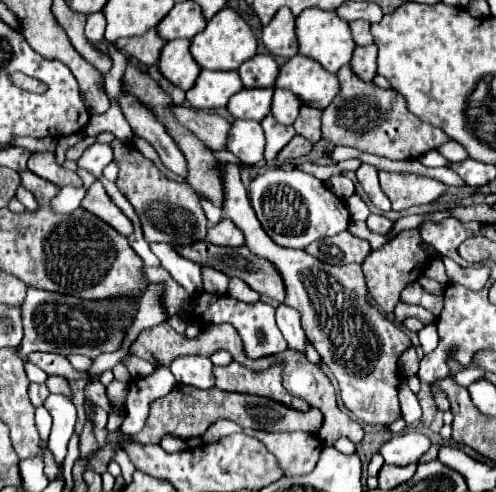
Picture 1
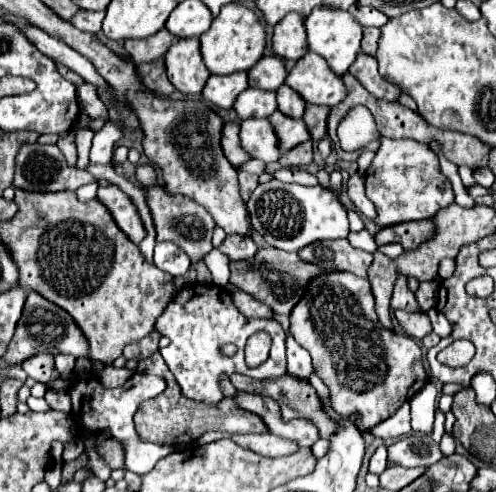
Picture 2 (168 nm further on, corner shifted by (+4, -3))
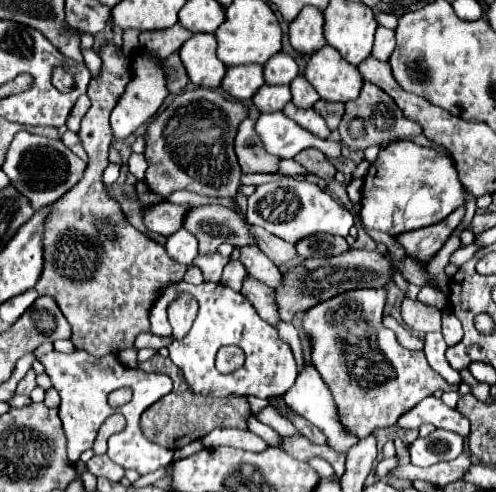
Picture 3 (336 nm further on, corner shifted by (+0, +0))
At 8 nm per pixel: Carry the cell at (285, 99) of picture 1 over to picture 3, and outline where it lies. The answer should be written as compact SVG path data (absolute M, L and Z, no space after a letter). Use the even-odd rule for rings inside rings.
M298 75L298 77L290 83L290 93L292 93L292 103L294 103L296 107L302 107L302 109L312 107L312 105L320 99L320 95L314 91L314 87L312 87L302 75Z

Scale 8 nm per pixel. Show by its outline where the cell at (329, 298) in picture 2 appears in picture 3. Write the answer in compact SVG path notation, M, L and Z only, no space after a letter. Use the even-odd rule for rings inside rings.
M358 289L358 291L346 291L334 299L322 301L310 311L304 313L302 329L310 339L312 345L312 363L320 371L322 379L330 387L334 401L340 411L340 421L354 431L360 439L370 435L374 429L390 427L398 421L402 413L412 409L418 401L432 395L434 391L456 391L458 387L448 385L426 361L426 355L422 349L410 351L402 347L390 329L382 325L382 309L386 303L386 291L384 289Z

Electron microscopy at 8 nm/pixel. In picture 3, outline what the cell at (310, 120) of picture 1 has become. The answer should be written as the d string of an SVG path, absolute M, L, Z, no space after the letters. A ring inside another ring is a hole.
M320 99L320 101L314 103L314 111L318 111L324 117L330 131L336 131L338 123L340 123L340 119L344 115L344 103L330 103L330 101Z

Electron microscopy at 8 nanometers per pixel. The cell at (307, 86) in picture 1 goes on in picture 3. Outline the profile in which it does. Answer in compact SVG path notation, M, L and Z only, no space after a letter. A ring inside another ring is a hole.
M328 45L310 57L304 77L314 85L324 101L352 101L358 97L362 87L358 69L346 63L342 55Z

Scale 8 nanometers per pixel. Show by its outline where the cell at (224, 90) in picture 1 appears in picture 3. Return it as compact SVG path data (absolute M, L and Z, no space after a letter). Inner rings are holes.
M246 65L246 67L230 67L222 79L222 91L226 91L232 99L246 101L264 85L262 67Z

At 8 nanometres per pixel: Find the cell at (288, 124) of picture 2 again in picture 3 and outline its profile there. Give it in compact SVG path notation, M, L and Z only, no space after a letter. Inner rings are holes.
M288 103L288 105L282 109L282 113L284 113L286 117L290 117L292 121L296 121L302 129L318 135L320 139L326 139L326 137L330 135L330 129L326 127L324 119L322 119L314 109L300 109L300 107Z

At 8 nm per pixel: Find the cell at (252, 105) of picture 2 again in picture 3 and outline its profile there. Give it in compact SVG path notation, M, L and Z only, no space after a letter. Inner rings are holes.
M262 85L254 97L252 103L258 107L260 113L272 113L282 111L282 107L292 99L288 85Z

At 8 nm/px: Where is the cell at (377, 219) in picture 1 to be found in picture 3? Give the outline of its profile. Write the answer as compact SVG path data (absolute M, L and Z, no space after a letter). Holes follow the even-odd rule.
M458 207L442 223L434 227L424 227L422 231L406 231L406 235L398 235L396 241L406 249L406 255L418 259L418 263L428 263L434 257L434 253L446 243L446 239L456 229L462 217L464 207Z

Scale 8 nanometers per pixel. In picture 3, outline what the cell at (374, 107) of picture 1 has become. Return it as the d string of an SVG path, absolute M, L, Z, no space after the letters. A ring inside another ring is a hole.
M368 81L362 85L362 91L360 91L358 99L346 103L346 113L342 117L342 123L340 123L338 131L342 135L342 143L350 151L364 151L370 145L382 145L386 141L392 141L394 137L416 137L416 135L422 135L422 127L418 127L418 123L414 123L412 119L406 119L402 115L400 107L394 103L394 99L390 95L386 95L380 87L376 87L376 85L368 83ZM352 117L362 117L364 119L364 123L366 123L366 135L364 137L354 139L354 137L348 135L346 129L348 129L348 121Z

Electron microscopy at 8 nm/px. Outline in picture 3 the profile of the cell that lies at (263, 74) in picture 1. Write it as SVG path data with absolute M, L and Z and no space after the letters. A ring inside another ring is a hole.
M282 51L278 55L274 55L274 59L266 61L264 81L268 85L288 85L296 75L298 75L296 61Z

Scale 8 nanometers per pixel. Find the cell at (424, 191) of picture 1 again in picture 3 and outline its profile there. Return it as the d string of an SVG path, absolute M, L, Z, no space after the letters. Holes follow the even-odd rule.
M394 141L384 147L364 177L362 191L362 223L366 229L378 229L392 237L440 223L454 209L464 205L462 183L454 161L442 153L434 153L412 141Z

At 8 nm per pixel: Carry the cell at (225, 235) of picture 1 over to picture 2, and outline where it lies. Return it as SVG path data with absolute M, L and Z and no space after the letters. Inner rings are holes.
M236 234L228 236L220 250L222 250L230 260L250 260L250 258L258 252L256 244L254 244L250 238L238 238Z

